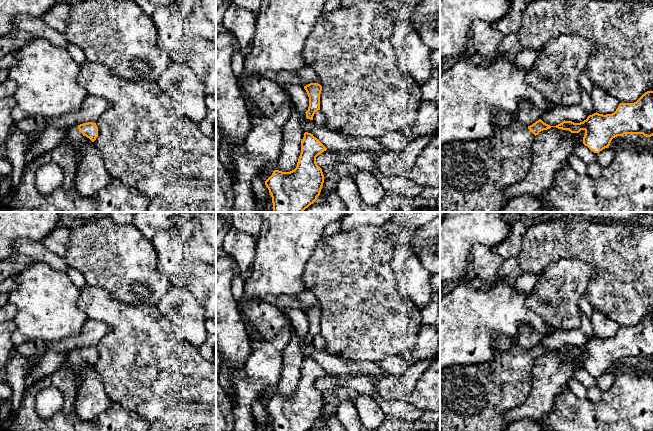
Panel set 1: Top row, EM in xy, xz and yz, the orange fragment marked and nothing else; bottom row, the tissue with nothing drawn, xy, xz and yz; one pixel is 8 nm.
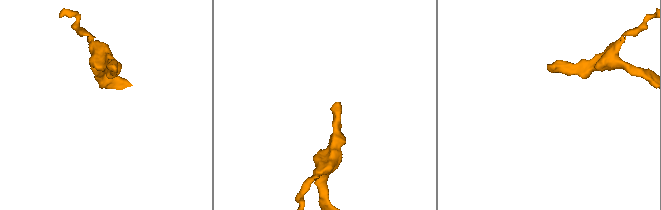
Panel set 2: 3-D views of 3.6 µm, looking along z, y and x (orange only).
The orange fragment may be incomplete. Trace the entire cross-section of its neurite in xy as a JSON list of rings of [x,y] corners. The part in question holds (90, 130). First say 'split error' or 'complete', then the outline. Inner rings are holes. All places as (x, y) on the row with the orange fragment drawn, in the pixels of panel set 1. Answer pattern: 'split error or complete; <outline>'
split error; [[[93,122],[83,123],[69,128],[64,140],[70,143],[75,150],[74,159],[76,166],[81,159],[81,148],[91,141],[94,142],[97,137],[98,127]]]

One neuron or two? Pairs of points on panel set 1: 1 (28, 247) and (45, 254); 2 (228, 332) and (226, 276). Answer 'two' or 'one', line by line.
1: one
2: one

